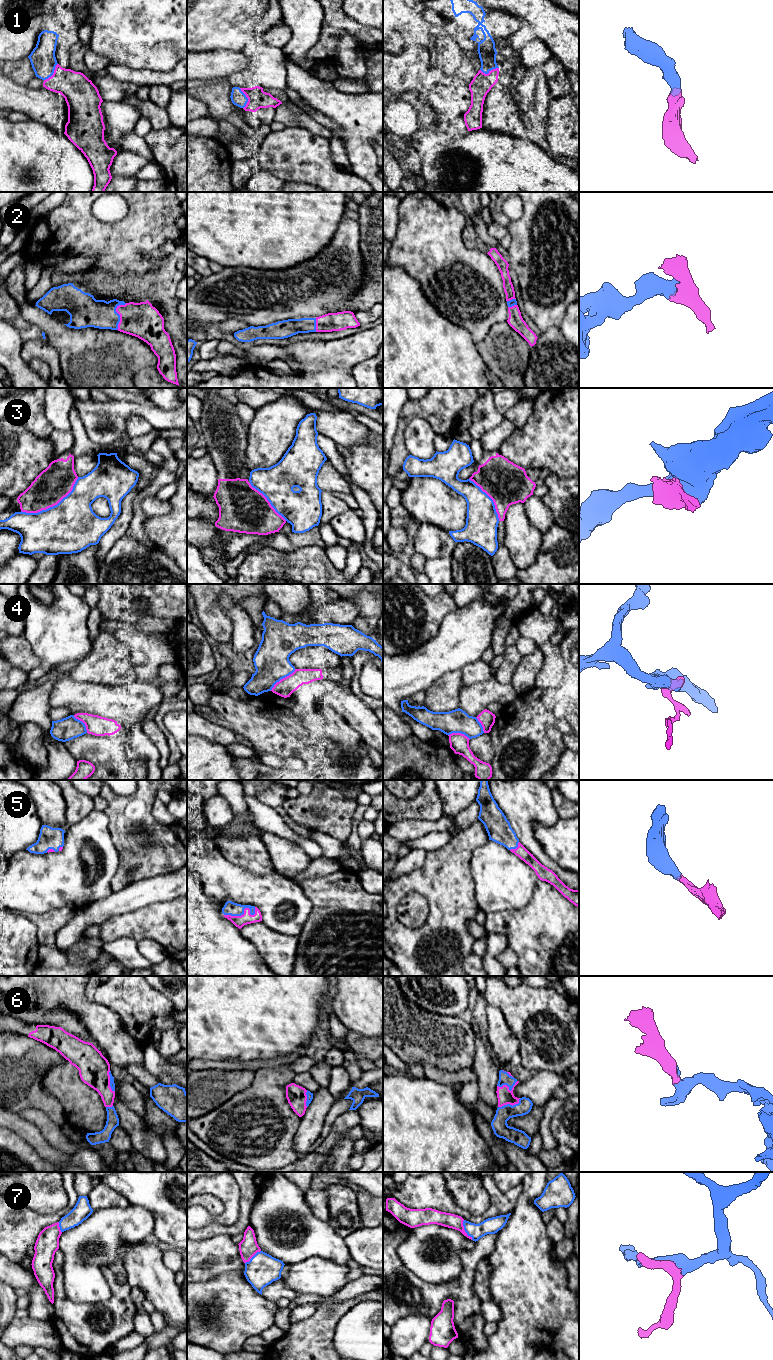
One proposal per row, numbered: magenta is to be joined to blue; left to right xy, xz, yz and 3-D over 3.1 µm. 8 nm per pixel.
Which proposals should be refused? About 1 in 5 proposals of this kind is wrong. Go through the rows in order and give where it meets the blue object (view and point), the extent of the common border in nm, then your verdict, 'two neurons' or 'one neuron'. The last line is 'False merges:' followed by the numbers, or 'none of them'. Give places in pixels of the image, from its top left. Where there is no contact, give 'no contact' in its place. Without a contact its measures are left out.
1: contact xz (247, 98); length 170 nm; one neuron
2: contact xy (118, 314); length 240 nm; one neuron
3: contact xy (53, 506); length 550 nm; two neurons
4: contact xz (282, 678); length 260 nm; two neurons
5: contact xz (243, 911); length 260 nm; one neuron
6: contact yz (508, 1086); length 170 nm; one neuron
7: contact yz (464, 1229); length 180 nm; one neuron
False merges: 3, 4

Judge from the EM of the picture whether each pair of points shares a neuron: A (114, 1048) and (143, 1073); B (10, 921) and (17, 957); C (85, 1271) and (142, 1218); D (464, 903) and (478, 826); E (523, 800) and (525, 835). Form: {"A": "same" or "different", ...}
{"A": "different", "B": "same", "C": "same", "D": "same", "E": "same"}

